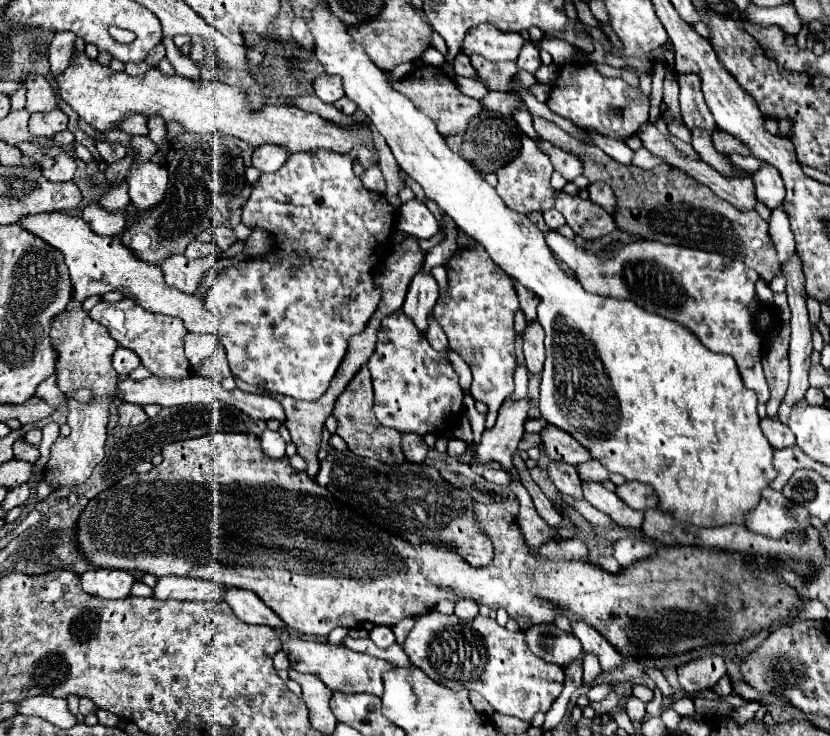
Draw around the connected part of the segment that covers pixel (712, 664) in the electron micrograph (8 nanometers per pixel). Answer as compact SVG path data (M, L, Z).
M702 656L688 664L678 666L678 682L686 692L698 692L712 688L726 674L726 662L722 656Z

